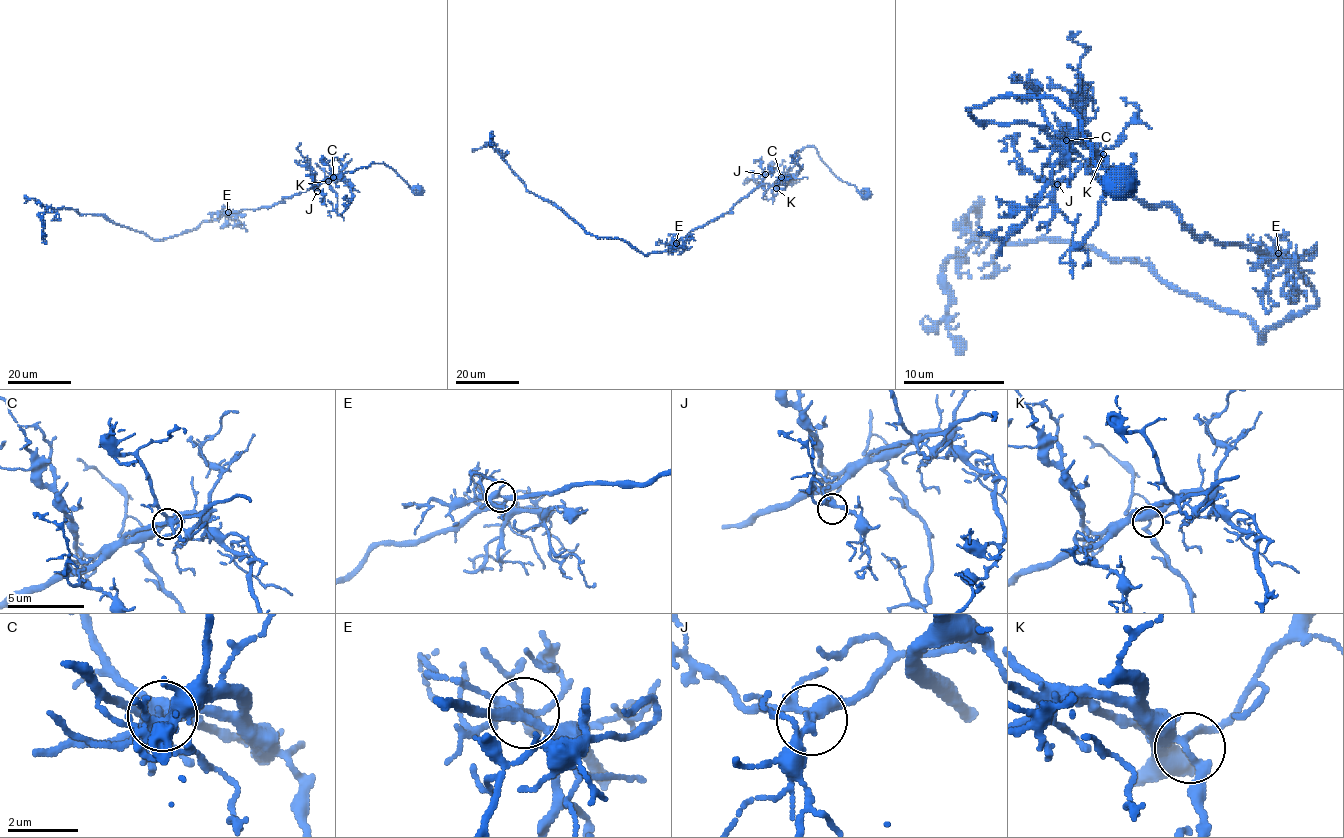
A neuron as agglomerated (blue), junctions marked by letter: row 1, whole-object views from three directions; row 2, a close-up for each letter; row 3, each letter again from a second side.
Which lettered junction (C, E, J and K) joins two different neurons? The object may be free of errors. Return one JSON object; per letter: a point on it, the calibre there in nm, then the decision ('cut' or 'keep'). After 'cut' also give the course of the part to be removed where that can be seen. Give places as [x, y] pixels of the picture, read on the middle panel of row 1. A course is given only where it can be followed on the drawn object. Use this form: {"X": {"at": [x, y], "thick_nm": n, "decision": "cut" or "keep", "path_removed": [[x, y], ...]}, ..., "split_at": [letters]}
{"C": {"at": [781, 177], "thick_nm": 320, "decision": "keep"}, "E": {"at": [676, 243], "thick_nm": 320, "decision": "keep"}, "J": {"at": [765, 174], "thick_nm": 300, "decision": "keep"}, "K": {"at": [776, 188], "thick_nm": 280, "decision": "keep"}, "split_at": []}

